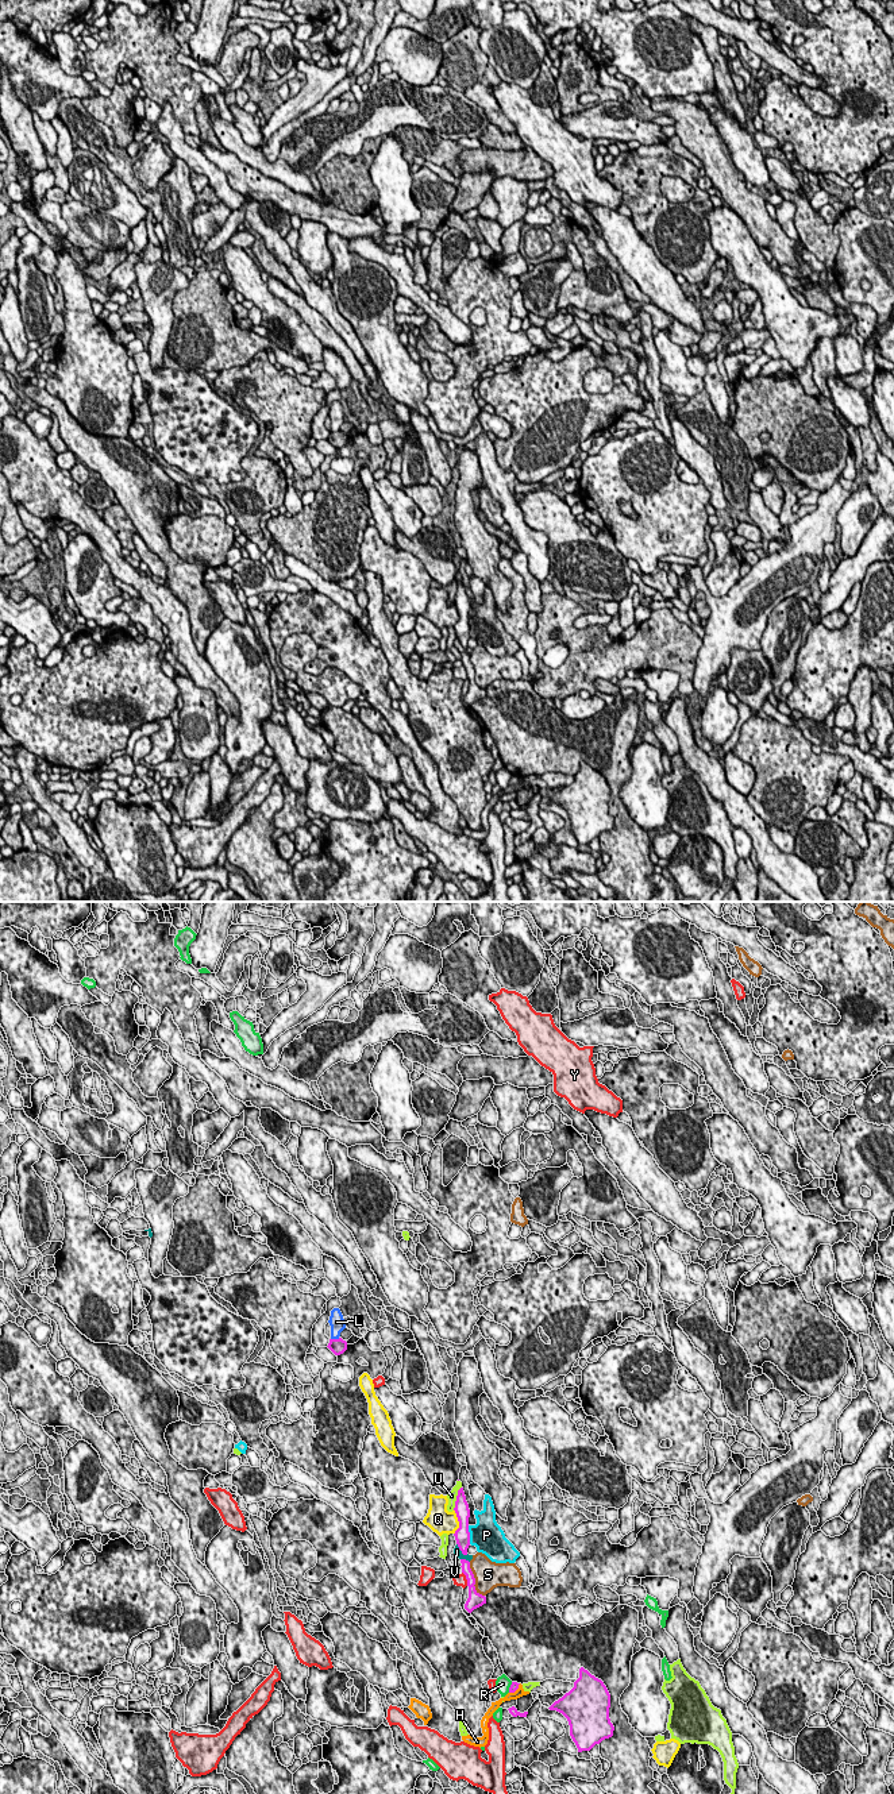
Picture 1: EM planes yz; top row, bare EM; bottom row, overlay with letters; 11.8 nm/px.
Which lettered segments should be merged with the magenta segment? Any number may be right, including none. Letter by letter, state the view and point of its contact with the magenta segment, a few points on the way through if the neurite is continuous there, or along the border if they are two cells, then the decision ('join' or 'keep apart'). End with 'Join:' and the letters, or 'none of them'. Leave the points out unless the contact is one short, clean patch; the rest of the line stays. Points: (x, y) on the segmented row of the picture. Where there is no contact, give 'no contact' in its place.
H: meets magenta in yz at (515, 1690); keep apart
L: meets magenta in yz at (335, 1339); border along yz (339, 1338), (331, 1339); keep apart
P: meets magenta in yz at (469, 1535); keep apart
Q: meets magenta in yz at (458, 1520); keep apart
R: meets magenta in yz at (509, 1688); keep apart
S: meets magenta in yz at (474, 1580); keep apart
U: meets magenta in yz at (457, 1499); keep apart
V: meets magenta in yz at (459, 1548); border along yz (457, 1543), (458, 1548), (466, 1555); keep apart
Y: meets magenta in yz at (466, 1578); keep apart
Join: none of them

